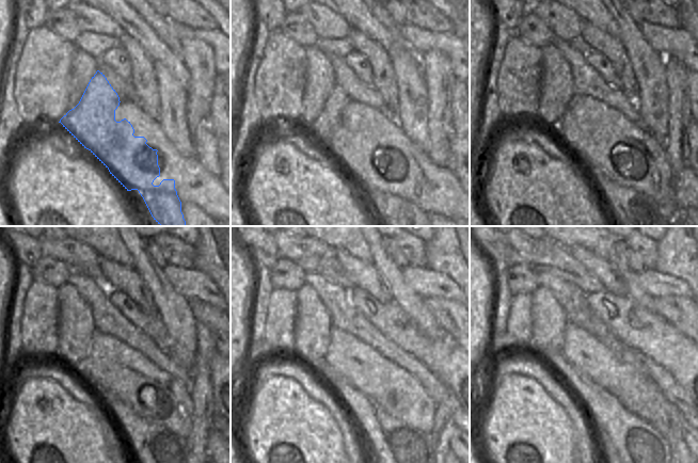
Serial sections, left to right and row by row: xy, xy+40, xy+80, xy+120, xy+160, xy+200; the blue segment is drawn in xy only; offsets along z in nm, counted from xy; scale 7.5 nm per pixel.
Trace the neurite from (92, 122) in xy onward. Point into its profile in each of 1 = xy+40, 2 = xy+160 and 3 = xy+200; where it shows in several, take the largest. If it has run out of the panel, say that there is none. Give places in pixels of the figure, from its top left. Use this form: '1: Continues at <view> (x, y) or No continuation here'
1: Continues at xy+40 (364, 156)
2: Continues at xy+160 (360, 373)
3: Continues at xy+200 (600, 371).

